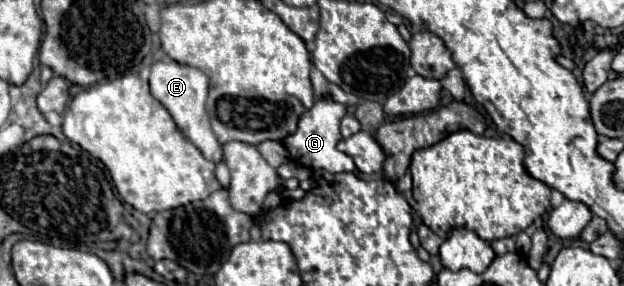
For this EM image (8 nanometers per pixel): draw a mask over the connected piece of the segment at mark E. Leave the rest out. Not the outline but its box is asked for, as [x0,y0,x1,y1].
[149,61,223,165]

